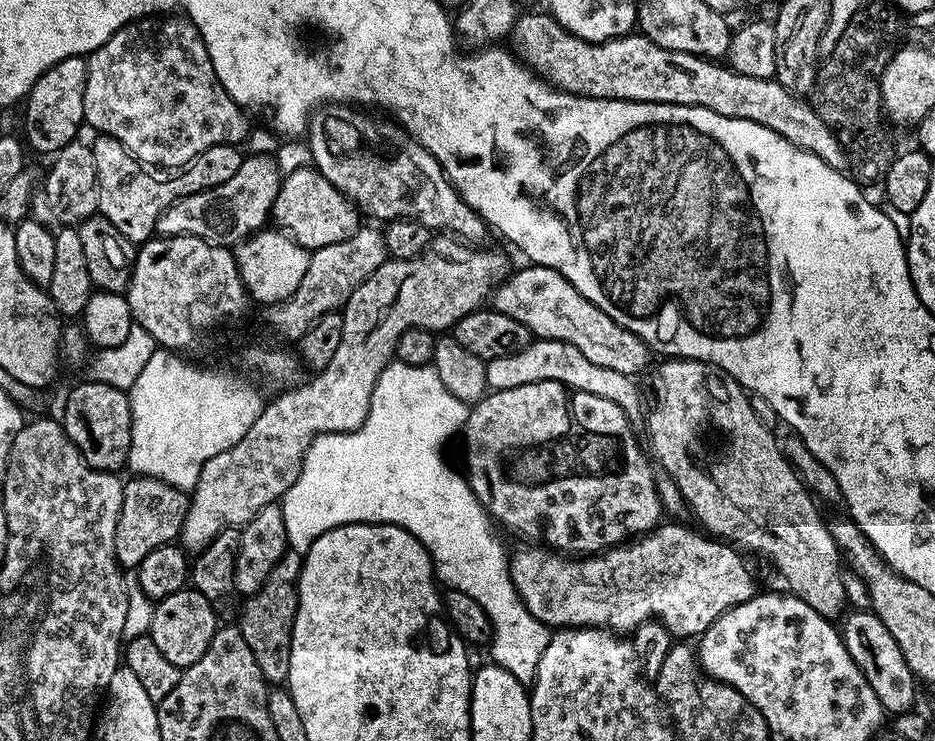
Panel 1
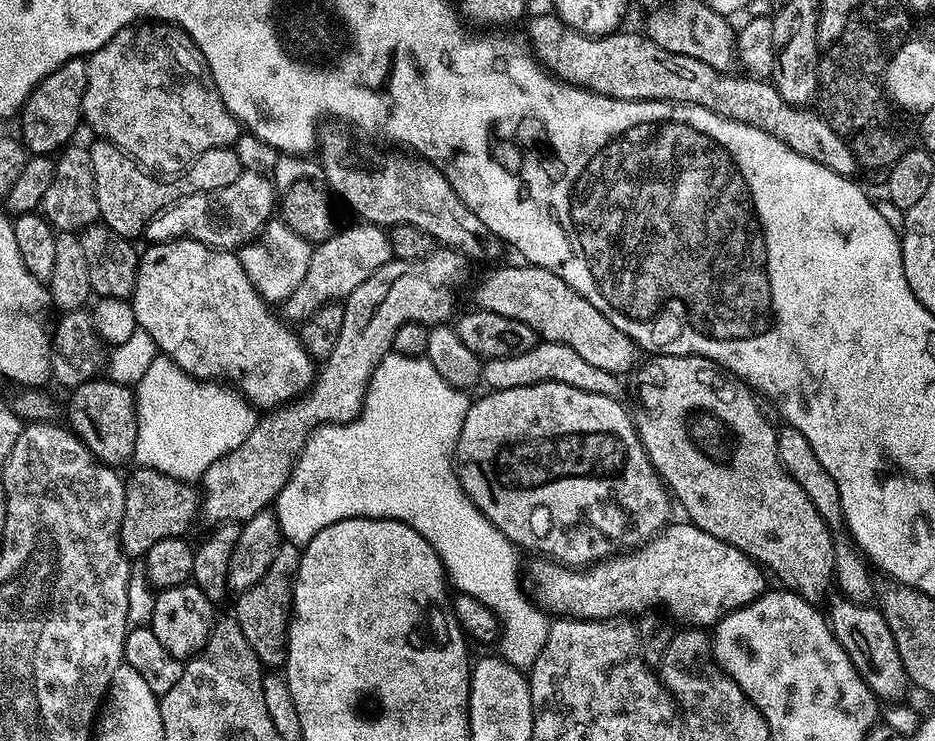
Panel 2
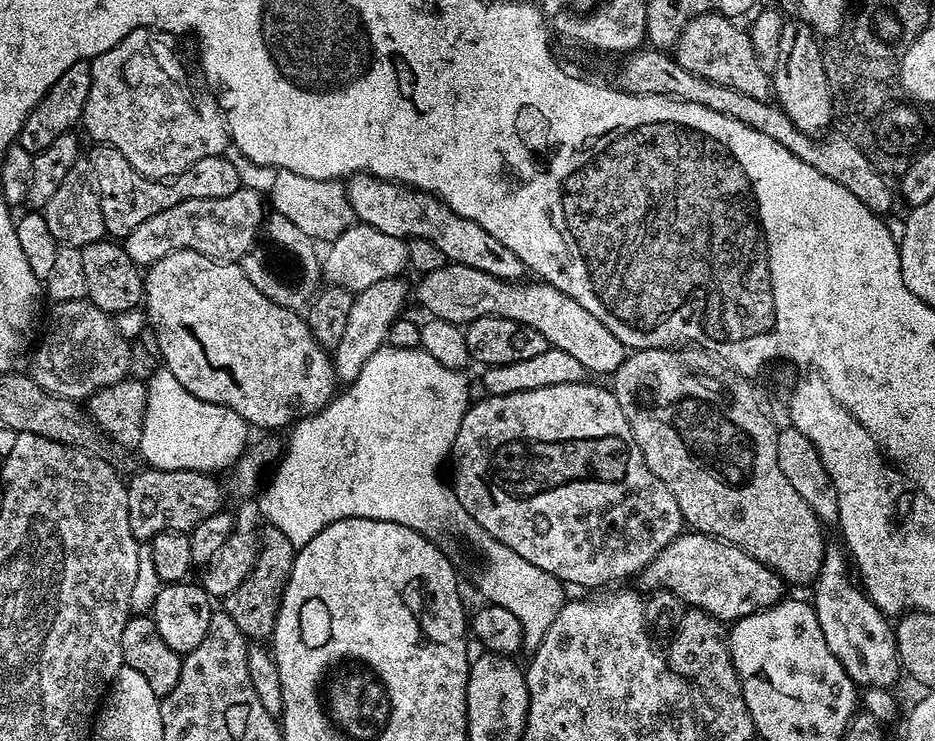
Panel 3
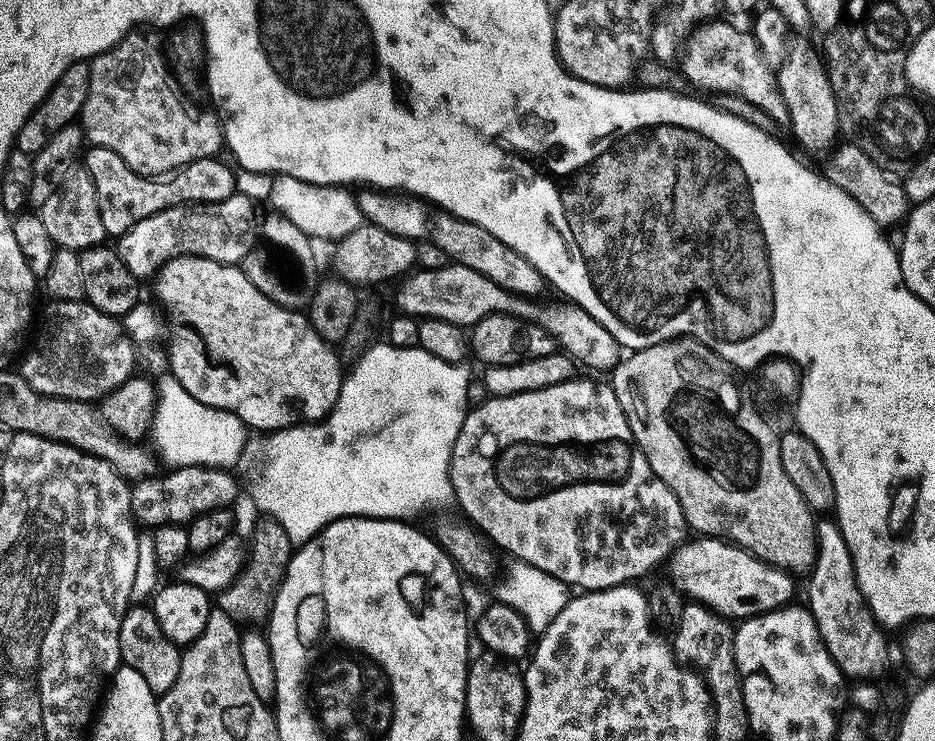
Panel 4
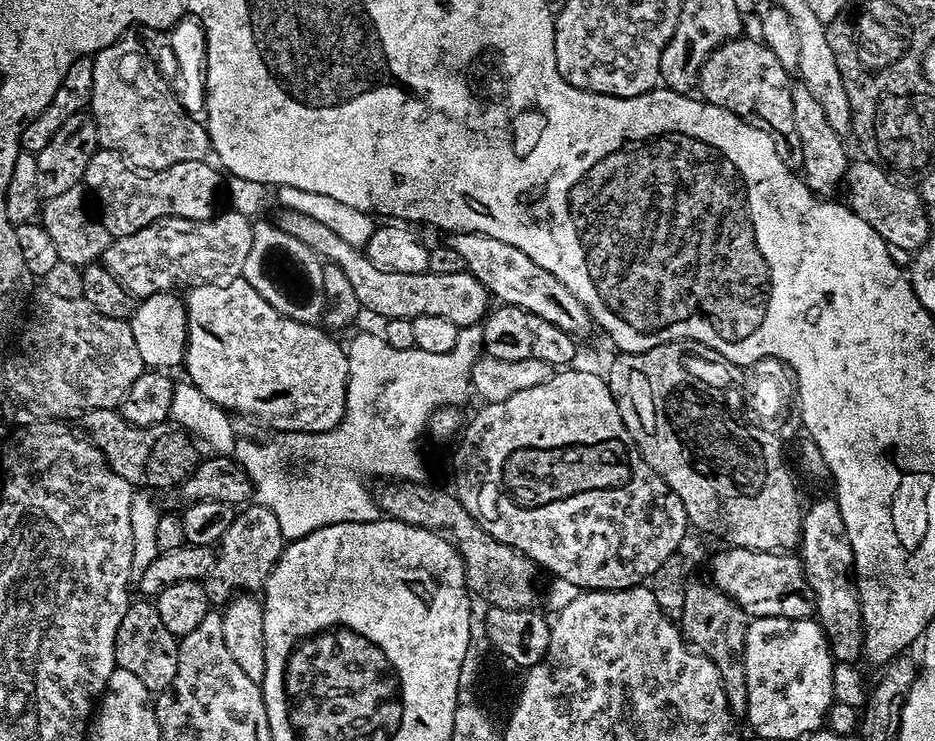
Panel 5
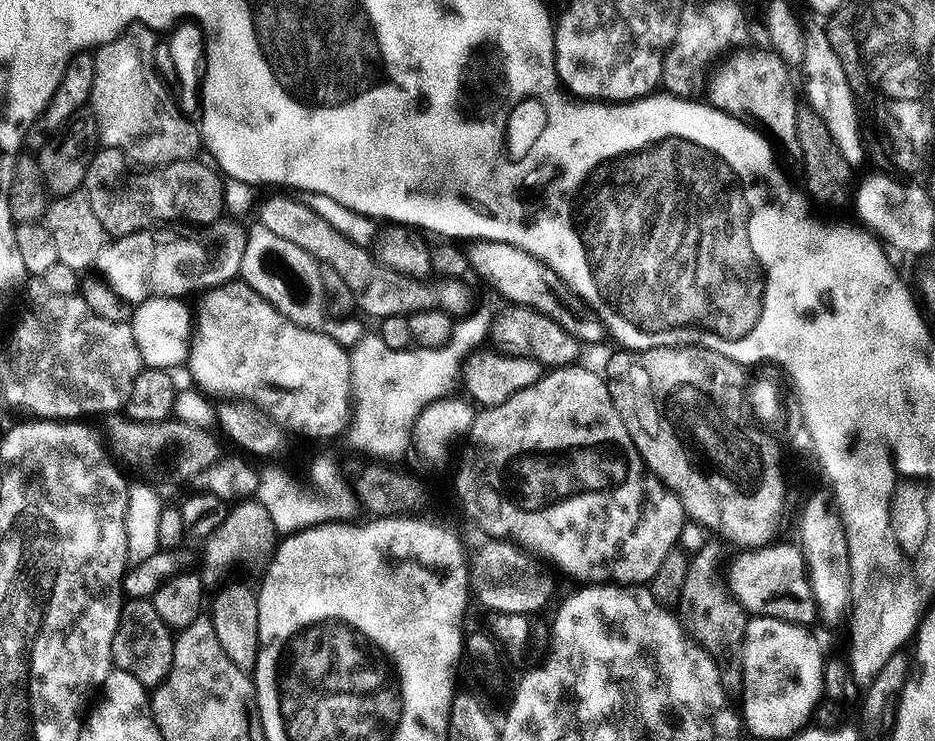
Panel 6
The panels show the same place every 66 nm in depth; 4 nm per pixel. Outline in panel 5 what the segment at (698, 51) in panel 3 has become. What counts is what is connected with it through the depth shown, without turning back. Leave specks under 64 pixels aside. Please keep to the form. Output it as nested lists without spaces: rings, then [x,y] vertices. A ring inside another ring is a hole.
[[[737,38],[718,45],[708,55],[700,68],[698,92],[703,99],[718,110],[731,112],[733,117],[747,118],[772,133],[772,140],[778,146],[778,158],[799,162],[802,150],[798,142],[798,130],[794,126],[794,98],[789,69],[774,58],[770,50],[759,39]]]

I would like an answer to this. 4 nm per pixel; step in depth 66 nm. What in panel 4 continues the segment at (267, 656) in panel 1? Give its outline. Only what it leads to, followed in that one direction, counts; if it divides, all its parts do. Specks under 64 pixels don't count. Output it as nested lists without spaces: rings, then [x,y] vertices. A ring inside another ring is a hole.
[[[262,518],[260,520],[252,532],[250,548],[248,544],[245,564],[242,566],[233,583],[221,591],[218,596],[218,599],[220,599],[218,600],[218,607],[226,614],[230,614],[230,618],[237,622],[260,619],[260,621],[263,621],[269,615],[276,590],[280,587],[284,579],[284,570],[288,568],[288,563],[292,559],[294,551],[292,539],[286,534],[286,530],[283,530],[282,526],[278,525],[276,520],[271,518]]]

